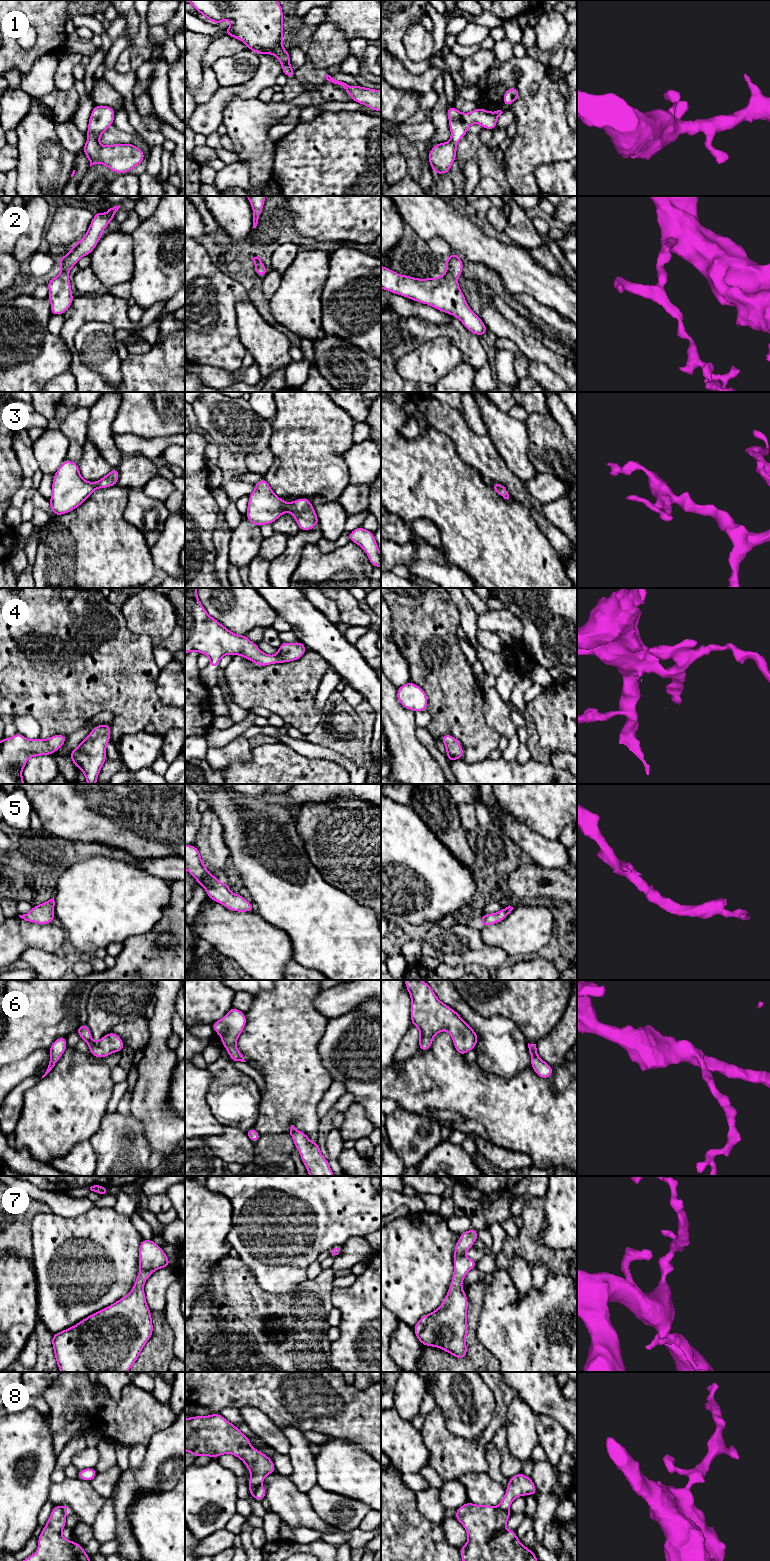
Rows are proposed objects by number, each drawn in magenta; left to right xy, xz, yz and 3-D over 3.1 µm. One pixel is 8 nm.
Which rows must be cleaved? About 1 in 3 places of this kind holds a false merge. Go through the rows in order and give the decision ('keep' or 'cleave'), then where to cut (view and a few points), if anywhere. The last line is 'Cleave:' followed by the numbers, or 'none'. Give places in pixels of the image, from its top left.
1: keep; no cut
2: keep; no cut
3: keep; no cut
4: keep; no cut
5: keep; no cut
6: keep; no cut
7: keep; no cut
8: cleave; cut in yz along (497, 1506), (500, 1509), (508, 1510)
Cleave: 8

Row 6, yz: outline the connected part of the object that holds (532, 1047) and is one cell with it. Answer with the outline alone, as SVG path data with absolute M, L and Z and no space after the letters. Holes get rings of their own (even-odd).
M528 1043L528 1048L531 1056L531 1067L533 1068L533 1070L540 1078L549 1078L553 1073L553 1067L539 1058L537 1054L536 1044Z

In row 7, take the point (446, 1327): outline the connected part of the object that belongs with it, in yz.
M474 1228L460 1235L454 1249L454 1273L447 1295L438 1309L430 1314L423 1315L413 1327L414 1333L421 1344L439 1347L441 1350L449 1352L453 1357L458 1359L466 1358L468 1351L466 1346L468 1299L462 1288L462 1281L472 1268L477 1267L477 1261L469 1259L465 1253L473 1247L477 1238L478 1231Z

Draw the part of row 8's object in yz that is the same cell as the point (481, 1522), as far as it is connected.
M466 1502L456 1509L455 1519L465 1528L468 1541L460 1548L462 1561L538 1561L534 1552L526 1548L514 1530L505 1530L510 1510L500 1510L490 1505Z

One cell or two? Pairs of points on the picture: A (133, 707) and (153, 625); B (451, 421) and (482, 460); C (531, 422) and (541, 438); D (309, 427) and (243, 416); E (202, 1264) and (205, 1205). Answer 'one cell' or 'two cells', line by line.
A: two cells
B: one cell
C: one cell
D: two cells
E: one cell

